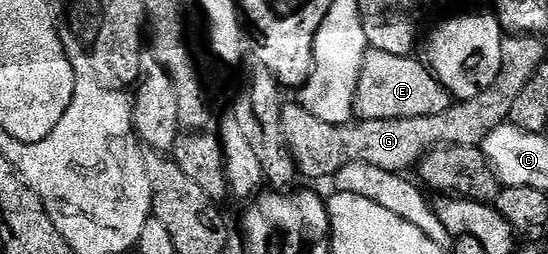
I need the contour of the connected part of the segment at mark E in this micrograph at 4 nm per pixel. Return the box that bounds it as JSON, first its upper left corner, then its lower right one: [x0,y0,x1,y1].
[354,49,449,121]

